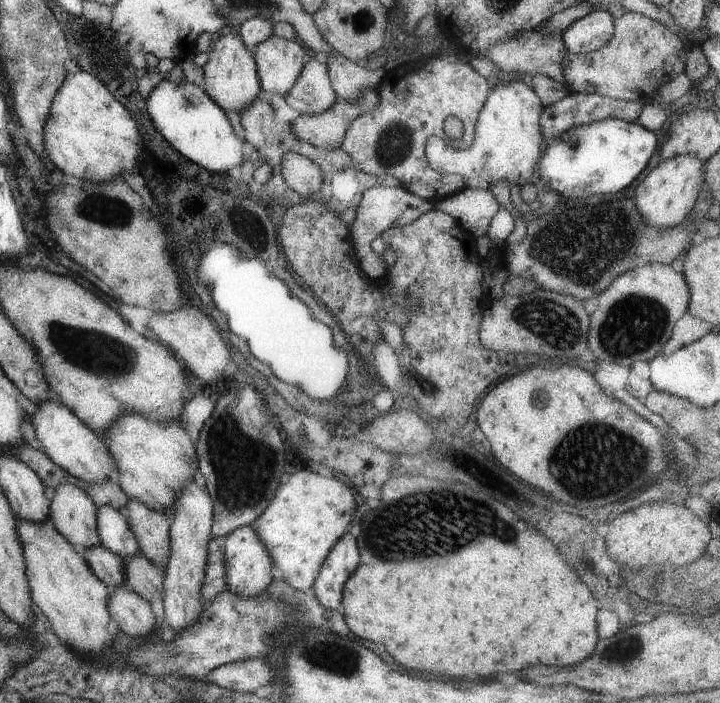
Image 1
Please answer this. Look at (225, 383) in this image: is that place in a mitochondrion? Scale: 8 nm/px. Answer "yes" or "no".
no

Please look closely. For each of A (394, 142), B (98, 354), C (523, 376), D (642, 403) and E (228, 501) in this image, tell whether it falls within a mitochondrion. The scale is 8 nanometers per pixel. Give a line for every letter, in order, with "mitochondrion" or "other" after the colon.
A: mitochondrion
B: mitochondrion
C: other
D: other
E: mitochondrion

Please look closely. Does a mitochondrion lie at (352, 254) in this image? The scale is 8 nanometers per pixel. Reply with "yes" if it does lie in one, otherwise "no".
no

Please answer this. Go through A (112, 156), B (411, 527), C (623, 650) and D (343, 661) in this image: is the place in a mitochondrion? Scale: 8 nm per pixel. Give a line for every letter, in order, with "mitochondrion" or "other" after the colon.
A: other
B: mitochondrion
C: mitochondrion
D: mitochondrion

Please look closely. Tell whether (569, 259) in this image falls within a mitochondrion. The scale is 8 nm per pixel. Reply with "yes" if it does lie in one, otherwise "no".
yes

